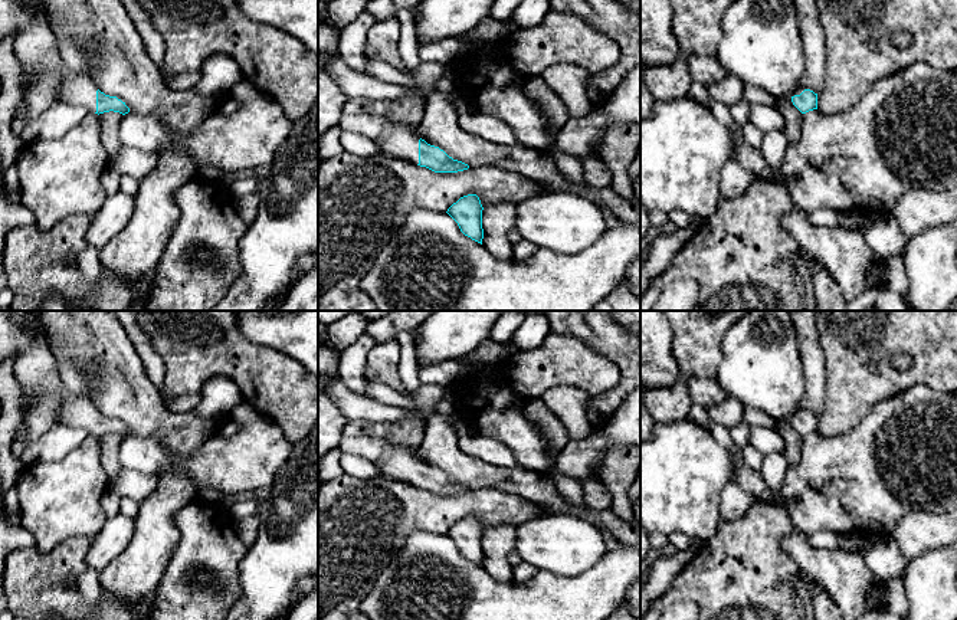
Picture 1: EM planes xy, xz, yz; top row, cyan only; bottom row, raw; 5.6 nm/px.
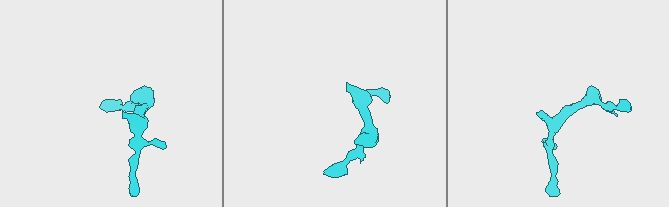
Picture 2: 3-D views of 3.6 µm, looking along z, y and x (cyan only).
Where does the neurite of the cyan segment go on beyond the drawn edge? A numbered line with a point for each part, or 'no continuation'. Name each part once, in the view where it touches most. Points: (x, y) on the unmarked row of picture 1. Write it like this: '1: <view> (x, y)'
1: xz (397, 462)

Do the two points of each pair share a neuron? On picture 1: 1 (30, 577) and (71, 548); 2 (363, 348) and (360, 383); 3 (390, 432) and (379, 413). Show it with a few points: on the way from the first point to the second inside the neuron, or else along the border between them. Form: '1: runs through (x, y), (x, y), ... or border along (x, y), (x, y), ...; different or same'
1: runs through (41, 577), (61, 558); same
2: runs through (357, 357), (357, 374); same
3: border along (405, 412), (399, 420), (348, 422); different

